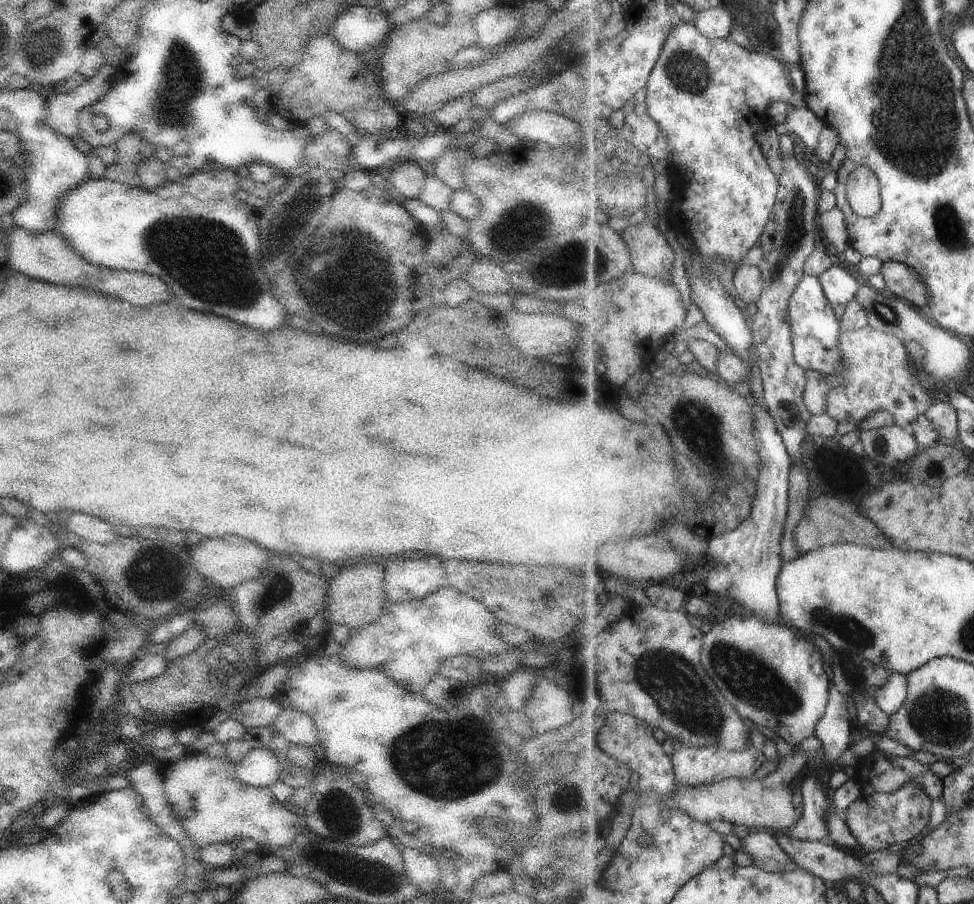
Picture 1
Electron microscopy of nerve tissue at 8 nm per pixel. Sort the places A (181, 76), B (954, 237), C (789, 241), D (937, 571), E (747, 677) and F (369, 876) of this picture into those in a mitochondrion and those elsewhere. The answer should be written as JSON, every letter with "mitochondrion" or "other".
{"A":"mitochondrion","B":"mitochondrion","C":"mitochondrion","D":"other","E":"mitochondrion","F":"mitochondrion"}

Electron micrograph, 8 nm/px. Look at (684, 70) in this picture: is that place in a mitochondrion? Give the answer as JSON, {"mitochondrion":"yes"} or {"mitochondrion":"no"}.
{"mitochondrion":"yes"}

